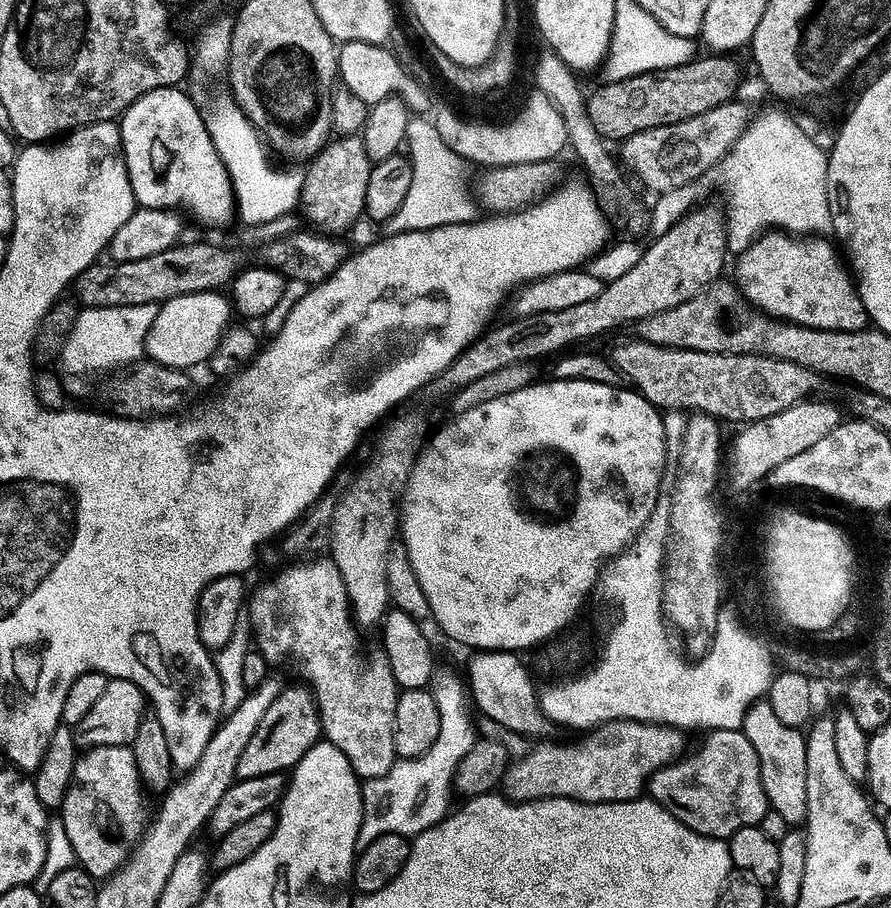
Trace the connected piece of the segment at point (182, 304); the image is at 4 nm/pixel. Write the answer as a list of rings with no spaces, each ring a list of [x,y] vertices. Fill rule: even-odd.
[[[203,292],[167,300],[160,305],[157,321],[149,332],[147,355],[155,363],[168,368],[193,370],[199,364],[207,365],[233,323],[232,316],[234,305],[227,295],[220,292]]]

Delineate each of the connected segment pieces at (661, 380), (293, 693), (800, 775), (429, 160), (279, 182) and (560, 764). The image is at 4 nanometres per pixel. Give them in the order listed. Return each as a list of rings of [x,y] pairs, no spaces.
[[[639,338],[632,339],[620,345],[610,354],[612,363],[619,369],[621,375],[630,380],[640,395],[650,401],[658,410],[697,412],[717,420],[732,424],[749,424],[769,420],[788,409],[807,401],[816,388],[824,383],[820,373],[809,368],[798,366],[796,363],[774,359],[768,356],[736,356],[702,354],[685,348],[670,348],[654,346]]]
[[[285,687],[269,713],[262,719],[253,738],[247,743],[237,768],[237,777],[242,780],[278,776],[291,773],[302,762],[315,744],[321,743],[324,725],[320,723],[320,709],[316,707],[316,697],[307,687]]]
[[[757,702],[745,712],[742,731],[746,734],[746,738],[750,738],[750,746],[754,746],[758,754],[760,777],[766,790],[769,809],[782,814],[782,818],[786,818],[789,826],[803,825],[808,818],[806,802],[808,741],[805,733],[801,729],[785,726],[774,714],[774,706],[770,706],[767,702]]]
[[[416,114],[410,118],[406,148],[412,161],[410,191],[406,194],[402,209],[388,220],[386,230],[389,235],[413,231],[421,225],[419,222],[425,210],[434,210],[437,206],[458,206],[465,202],[468,192],[470,196],[472,190],[471,163],[444,144],[431,117]]]
[[[226,92],[224,96],[208,99],[200,109],[204,123],[234,183],[239,219],[242,218],[248,224],[247,227],[253,228],[291,215],[300,204],[301,191],[304,188],[303,173],[271,168],[267,160],[267,147],[263,144],[260,133],[237,106],[231,93]]]
[[[617,720],[614,724],[597,727],[587,733],[581,744],[537,743],[533,752],[528,752],[520,761],[508,765],[502,781],[502,792],[509,801],[528,804],[532,800],[577,800],[580,804],[615,806],[631,800],[640,800],[645,795],[648,781],[667,764],[675,764],[685,755],[685,733],[679,728],[662,724],[639,724],[633,720]]]

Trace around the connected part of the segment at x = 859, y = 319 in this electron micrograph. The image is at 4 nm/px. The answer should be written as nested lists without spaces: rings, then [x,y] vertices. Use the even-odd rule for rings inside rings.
[[[788,238],[784,252],[746,253],[740,260],[738,279],[743,299],[763,315],[798,327],[819,332],[865,331],[870,324],[868,313],[837,245],[833,244],[828,238]]]

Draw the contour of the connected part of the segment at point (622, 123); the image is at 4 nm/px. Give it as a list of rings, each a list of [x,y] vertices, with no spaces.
[[[722,54],[710,58],[700,58],[665,72],[646,73],[616,83],[602,83],[593,96],[587,97],[587,110],[594,129],[605,141],[623,142],[634,134],[681,124],[690,118],[698,118],[698,114],[710,114],[710,110],[718,106],[733,103],[740,88],[739,66],[730,60],[732,58]]]

